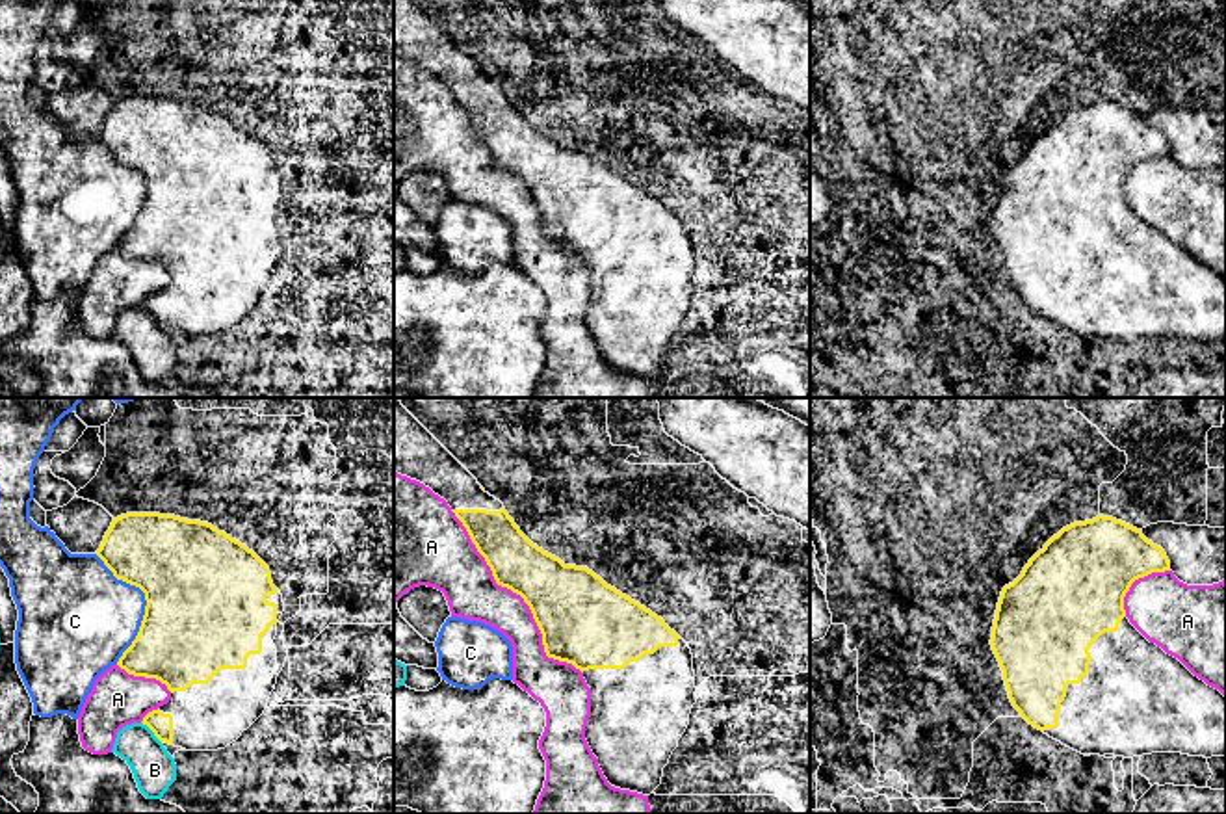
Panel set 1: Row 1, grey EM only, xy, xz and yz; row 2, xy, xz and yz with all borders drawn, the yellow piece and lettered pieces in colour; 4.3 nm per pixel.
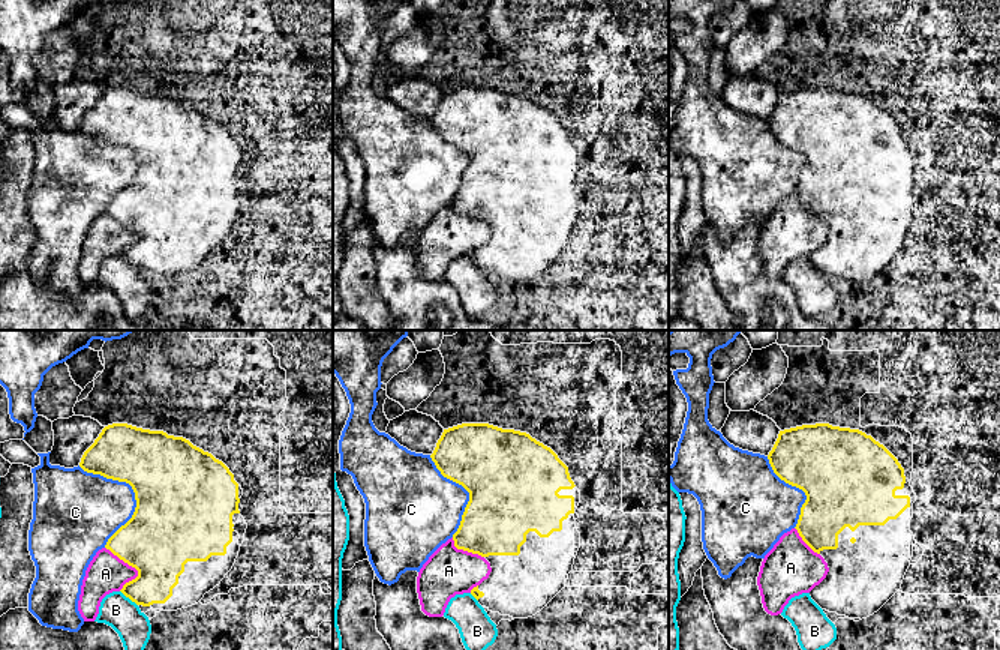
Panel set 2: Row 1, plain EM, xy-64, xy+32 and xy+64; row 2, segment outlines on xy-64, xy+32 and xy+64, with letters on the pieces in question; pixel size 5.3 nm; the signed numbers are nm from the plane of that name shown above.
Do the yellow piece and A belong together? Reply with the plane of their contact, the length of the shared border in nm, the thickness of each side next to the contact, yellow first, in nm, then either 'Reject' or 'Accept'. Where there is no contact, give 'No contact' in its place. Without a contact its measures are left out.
Touches yellow in xz. Shared border 900 nm. Thickness 340 nm (yellow) against 240 nm. Reject

